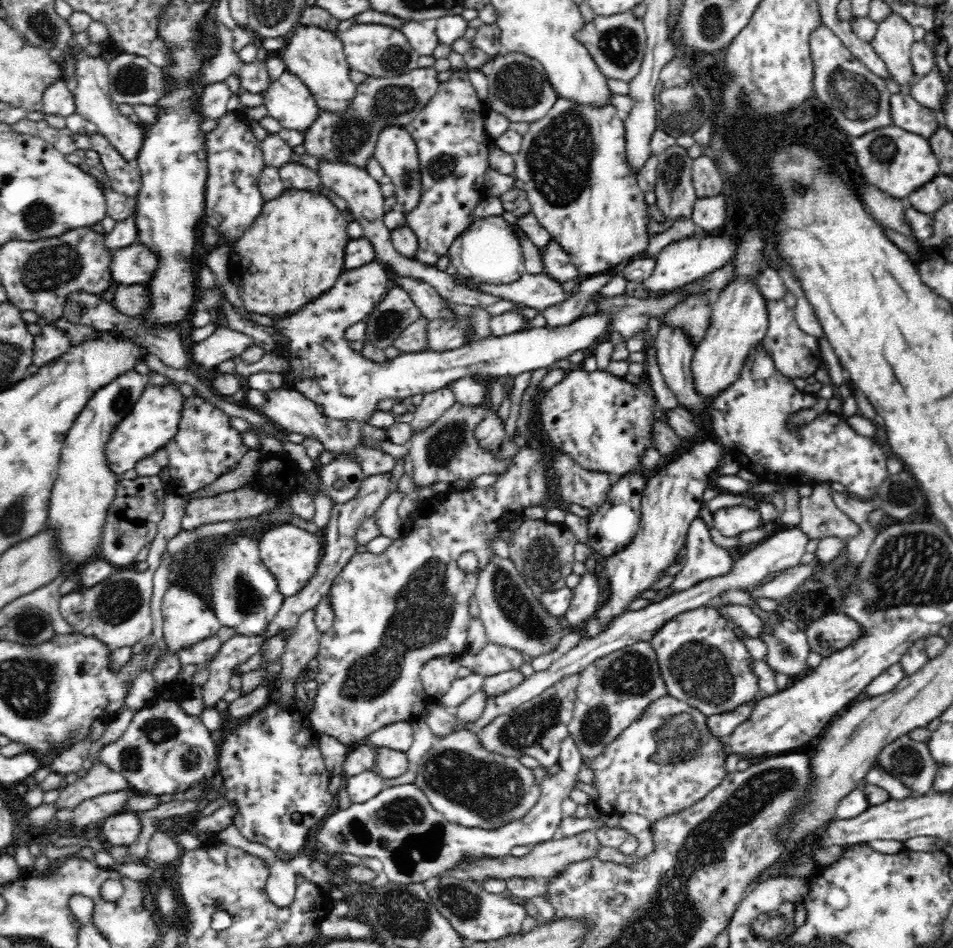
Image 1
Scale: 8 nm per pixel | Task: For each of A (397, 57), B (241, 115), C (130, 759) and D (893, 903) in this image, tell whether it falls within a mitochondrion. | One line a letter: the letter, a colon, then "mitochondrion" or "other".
A: mitochondrion
B: other
C: mitochondrion
D: other

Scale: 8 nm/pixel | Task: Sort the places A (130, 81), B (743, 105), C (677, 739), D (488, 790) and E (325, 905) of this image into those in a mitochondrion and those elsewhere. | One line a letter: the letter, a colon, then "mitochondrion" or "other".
A: mitochondrion
B: mitochondrion
C: mitochondrion
D: mitochondrion
E: other

